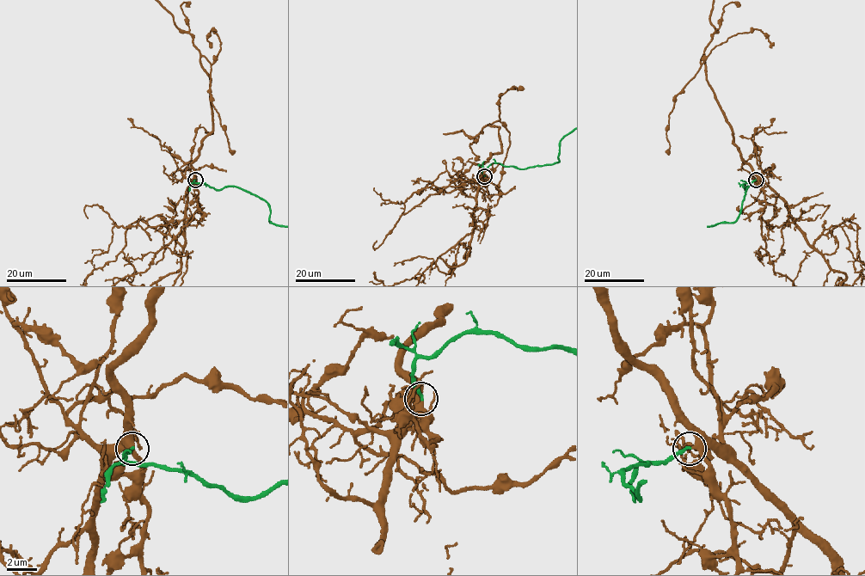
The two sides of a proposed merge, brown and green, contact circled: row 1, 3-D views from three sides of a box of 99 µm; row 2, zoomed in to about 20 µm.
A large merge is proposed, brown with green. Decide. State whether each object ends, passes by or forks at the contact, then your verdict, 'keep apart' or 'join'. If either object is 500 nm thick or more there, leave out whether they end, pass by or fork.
brown passes by | green ends | join

